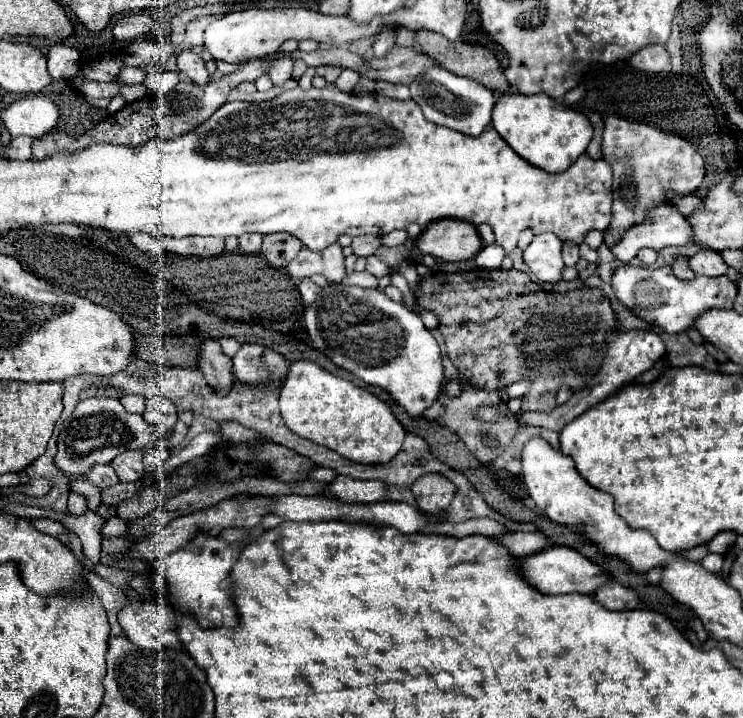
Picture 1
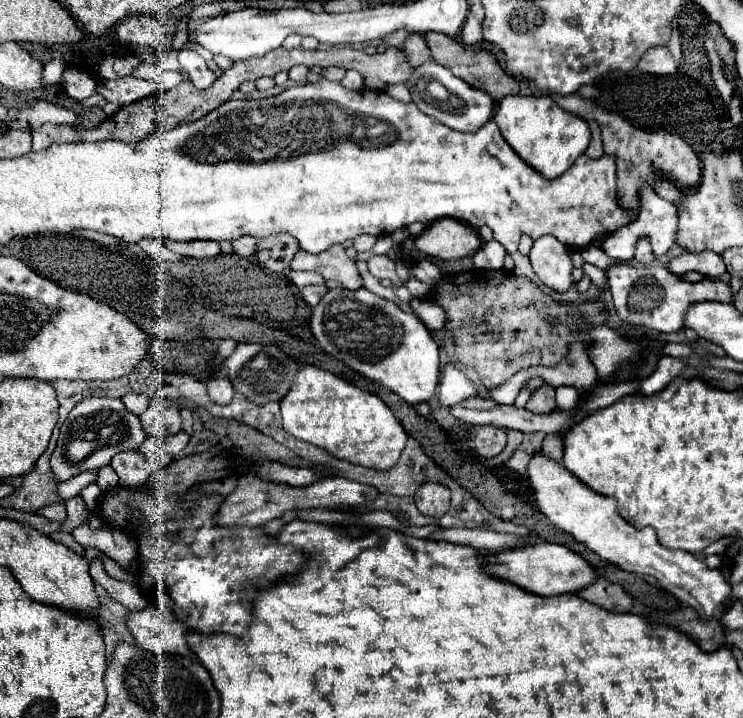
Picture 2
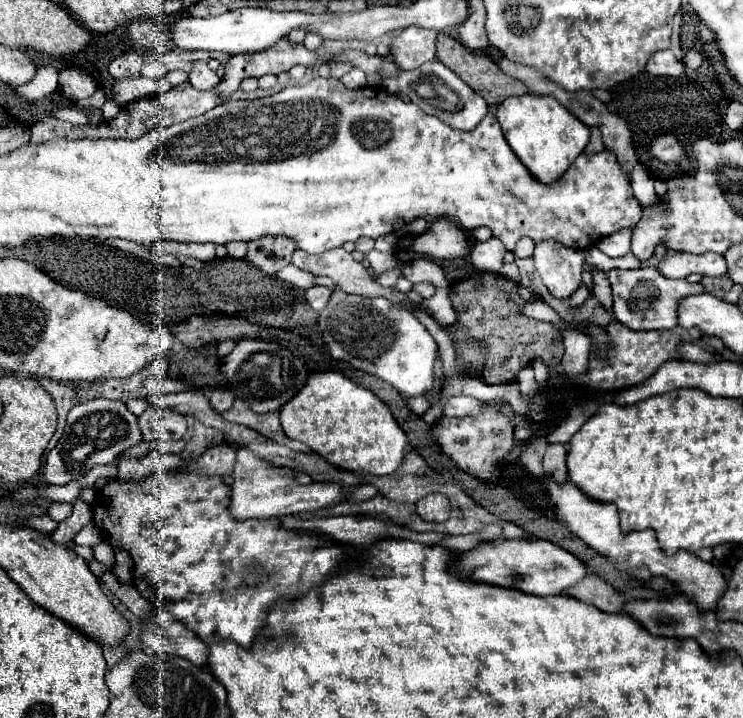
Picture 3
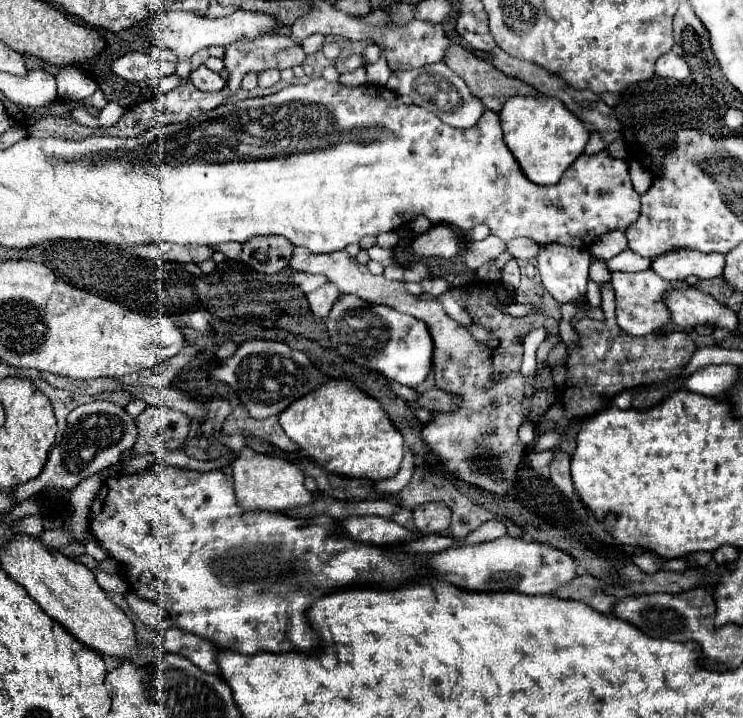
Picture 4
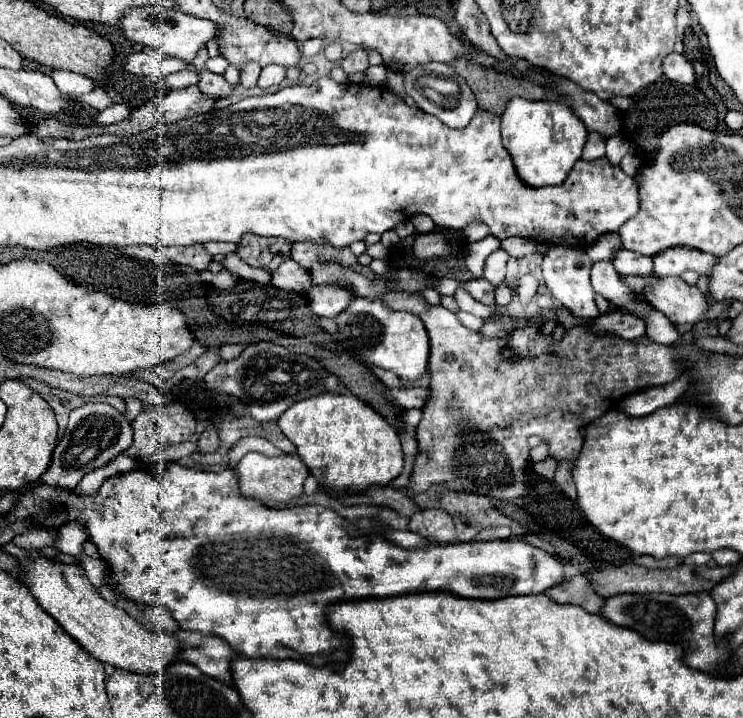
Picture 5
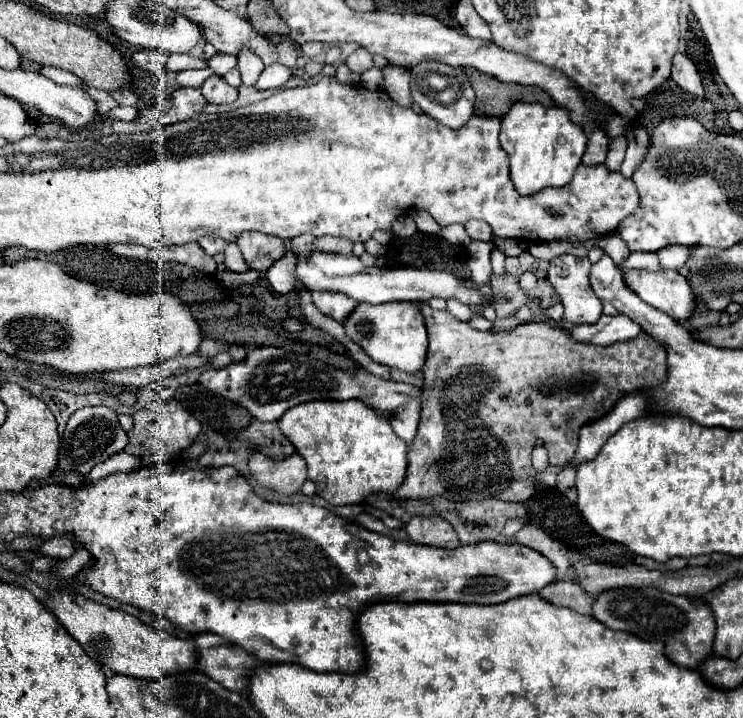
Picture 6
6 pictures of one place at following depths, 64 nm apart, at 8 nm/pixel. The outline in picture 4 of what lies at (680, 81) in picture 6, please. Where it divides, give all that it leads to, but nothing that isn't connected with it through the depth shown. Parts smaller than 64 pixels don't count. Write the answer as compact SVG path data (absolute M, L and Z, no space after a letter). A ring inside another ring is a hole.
M668 52L658 58L656 62L656 74L662 78L674 78L674 80L688 80L690 78L690 66L684 62L682 56Z

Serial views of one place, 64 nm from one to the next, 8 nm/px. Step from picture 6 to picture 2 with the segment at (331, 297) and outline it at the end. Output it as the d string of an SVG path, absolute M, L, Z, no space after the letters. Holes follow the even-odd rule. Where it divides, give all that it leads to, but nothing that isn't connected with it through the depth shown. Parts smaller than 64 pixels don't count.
M306 286L306 288L302 288L302 296L304 296L304 300L308 302L310 308L314 308L326 292L328 292L326 286Z

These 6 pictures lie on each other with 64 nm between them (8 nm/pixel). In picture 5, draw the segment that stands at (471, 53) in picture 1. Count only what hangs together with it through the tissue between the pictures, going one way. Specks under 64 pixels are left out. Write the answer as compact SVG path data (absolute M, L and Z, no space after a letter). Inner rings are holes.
M458 58L452 66L472 88L474 96L478 98L478 108L494 112L498 116L504 114L504 106L508 106L514 96L526 100L546 100L546 90L534 82L512 78L500 74L498 70L486 70L464 58Z

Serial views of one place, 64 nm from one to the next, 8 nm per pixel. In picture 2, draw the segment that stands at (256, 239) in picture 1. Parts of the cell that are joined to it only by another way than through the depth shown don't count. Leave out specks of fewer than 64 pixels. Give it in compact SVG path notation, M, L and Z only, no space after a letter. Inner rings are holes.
M244 236L244 238L238 238L238 240L232 242L232 252L246 258L246 256L254 254L254 246L256 246L256 238Z

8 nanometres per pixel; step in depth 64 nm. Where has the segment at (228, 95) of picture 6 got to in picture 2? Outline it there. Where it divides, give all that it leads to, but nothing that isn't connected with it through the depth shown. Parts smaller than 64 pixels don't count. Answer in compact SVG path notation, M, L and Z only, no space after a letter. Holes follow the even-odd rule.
M184 48L178 52L178 60L184 68L184 72L188 74L188 80L198 88L198 90L206 90L208 86L212 86L212 82L216 80L214 72L206 66L204 58L200 58L194 50Z

